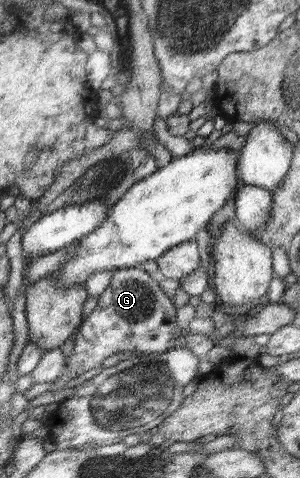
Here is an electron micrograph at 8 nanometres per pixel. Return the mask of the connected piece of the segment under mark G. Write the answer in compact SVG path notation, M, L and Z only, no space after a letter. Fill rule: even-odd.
M142 267L122 268L114 271L108 288L98 297L93 312L83 319L78 327L77 334L71 337L74 340L74 349L67 358L67 370L72 378L100 366L102 361L116 353L164 353L174 348L188 348L186 334L176 323L176 306L170 301L166 292L162 291L158 277L149 275Z

